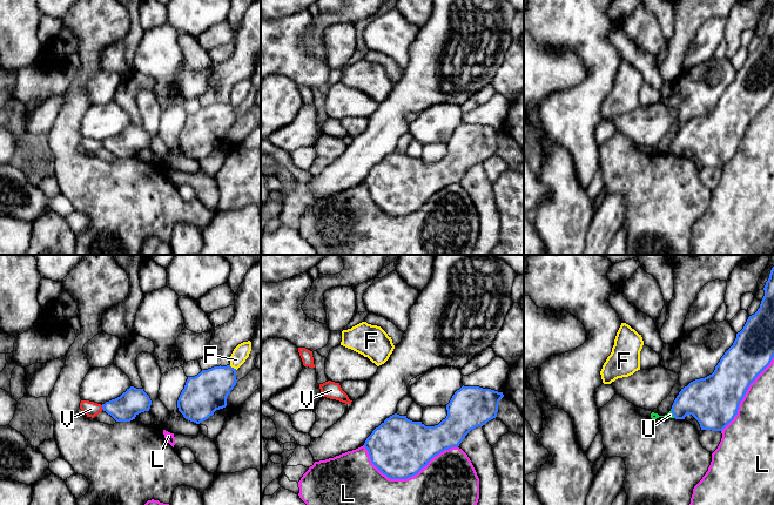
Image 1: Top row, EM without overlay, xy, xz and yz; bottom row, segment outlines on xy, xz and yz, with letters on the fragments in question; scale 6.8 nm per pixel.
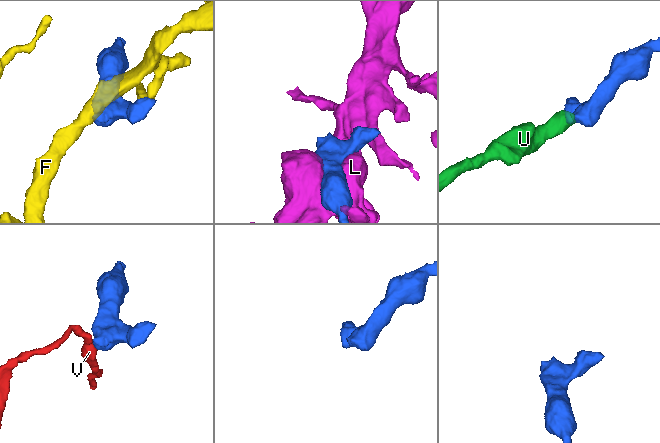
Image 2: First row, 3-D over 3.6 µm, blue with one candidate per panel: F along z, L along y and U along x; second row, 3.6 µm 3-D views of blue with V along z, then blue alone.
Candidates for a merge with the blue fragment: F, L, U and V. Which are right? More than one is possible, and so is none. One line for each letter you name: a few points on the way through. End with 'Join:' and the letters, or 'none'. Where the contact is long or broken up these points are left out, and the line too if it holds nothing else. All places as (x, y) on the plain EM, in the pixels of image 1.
U: Path across: yz (706, 136), (692, 136), (672, 149), (670, 152)
Join: U

